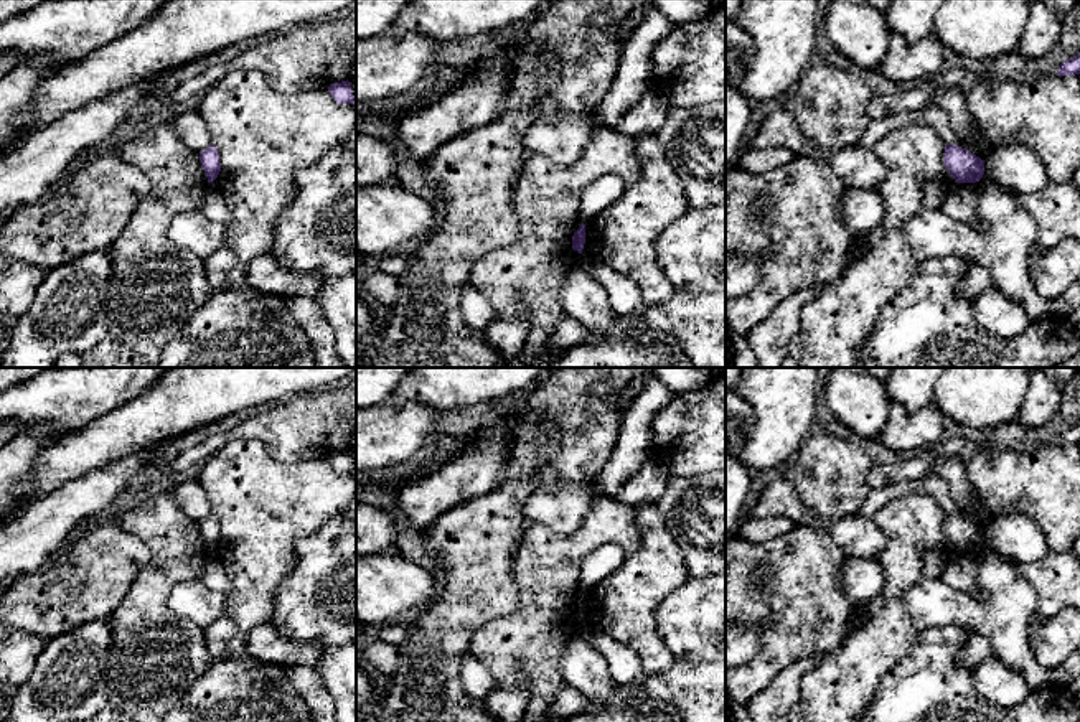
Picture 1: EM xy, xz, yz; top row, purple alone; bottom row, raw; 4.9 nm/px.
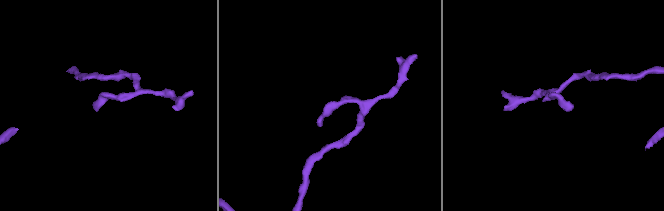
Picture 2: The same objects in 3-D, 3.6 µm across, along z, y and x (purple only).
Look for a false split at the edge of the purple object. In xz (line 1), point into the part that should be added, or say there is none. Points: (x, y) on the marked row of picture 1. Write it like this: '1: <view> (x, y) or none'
1: none

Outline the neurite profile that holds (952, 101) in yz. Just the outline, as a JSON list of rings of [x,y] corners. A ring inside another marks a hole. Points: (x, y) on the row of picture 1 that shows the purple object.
[[[941,89],[935,92],[927,105],[943,110],[955,132],[960,135],[963,148],[986,160],[994,147],[984,137],[979,122],[968,112],[966,94],[960,89]]]

